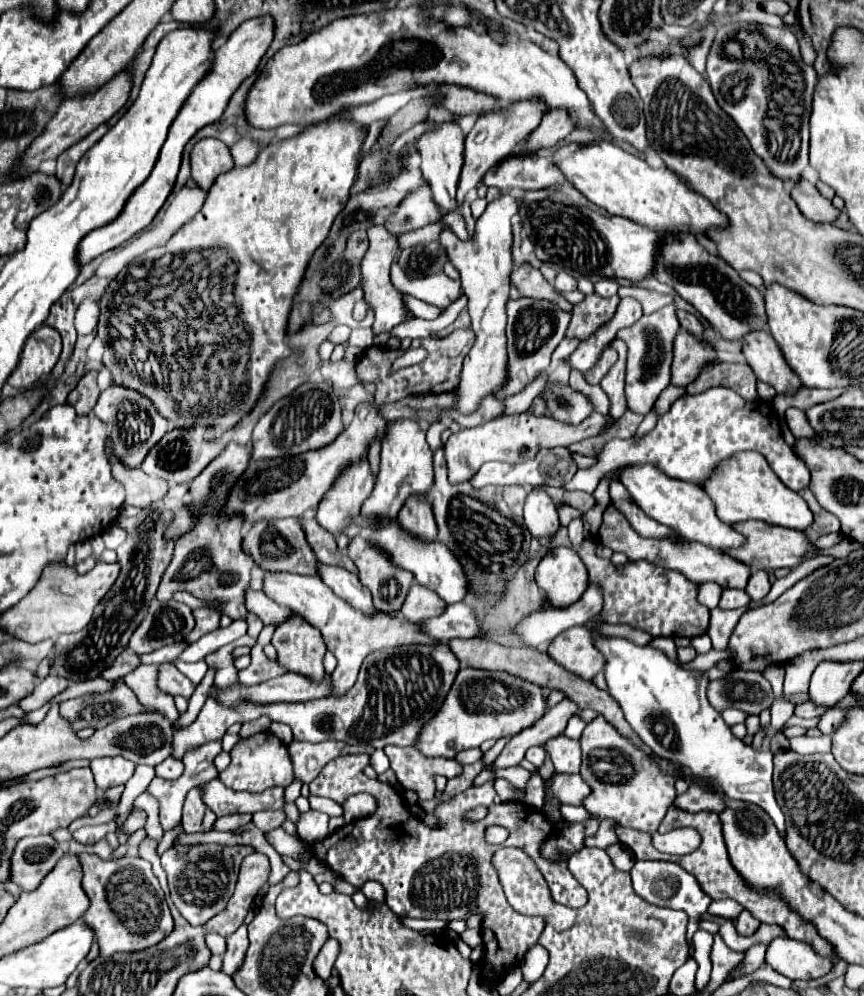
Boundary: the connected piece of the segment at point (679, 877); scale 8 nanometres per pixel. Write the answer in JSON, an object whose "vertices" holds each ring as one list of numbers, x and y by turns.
{"vertices":[[638,860,634,864,634,868,630,870,632,874,632,882,634,882,634,890,644,898,648,900,650,904,656,904,656,906,666,906,666,908,674,908,674,910,684,910,690,918,690,924,692,924,692,930,688,930,686,938,688,942,692,942,690,938,694,936,694,932,698,930,698,922,700,922,700,916,706,912,708,904,712,902,710,896,706,896,702,892,702,888,698,886,696,878,692,874,688,874,680,864,674,864,674,862,646,862,646,860]]}

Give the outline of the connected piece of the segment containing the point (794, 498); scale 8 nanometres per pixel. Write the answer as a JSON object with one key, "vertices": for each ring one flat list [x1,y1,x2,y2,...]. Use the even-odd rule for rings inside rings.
{"vertices":[[738,452,726,462,722,462,714,476,706,482,704,490,716,504,716,514,720,520,726,524,738,524,746,520,762,520,768,524,784,526,784,528,794,528,794,530,806,530,812,522,814,516,804,502,804,498,786,488,778,476,770,470,766,458,758,452]]}

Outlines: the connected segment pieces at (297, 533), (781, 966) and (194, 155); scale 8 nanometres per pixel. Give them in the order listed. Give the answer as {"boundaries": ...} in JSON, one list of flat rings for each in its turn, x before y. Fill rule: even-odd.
{"boundaries":[[[258,520,244,534,244,550,252,554,254,562,268,572,292,572,292,574,308,574,318,576,318,558,310,548,306,534,302,528,268,528,270,522]],[[788,936,774,938,766,950,766,964,790,980,812,980,830,972,828,958,818,956,806,942]],[[202,138,194,144,190,152,190,170,192,178,208,190,216,176,234,168,234,160,228,152,228,146,218,138]]]}

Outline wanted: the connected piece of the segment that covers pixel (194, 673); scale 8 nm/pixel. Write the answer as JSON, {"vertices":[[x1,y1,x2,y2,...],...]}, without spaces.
{"vertices":[[174,660,172,662,184,676,188,676,194,684,196,682,200,682,202,678,204,678,204,674,206,674,206,670,208,670,208,666,206,666,206,662,196,662,196,664,188,664,188,662,180,662,180,660]]}

